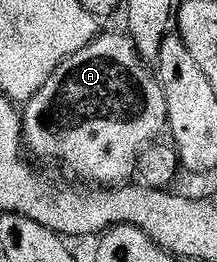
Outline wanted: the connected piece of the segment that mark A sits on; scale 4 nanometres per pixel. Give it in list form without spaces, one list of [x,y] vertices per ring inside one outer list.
[[[126,35],[103,36],[95,39],[77,54],[69,57],[45,82],[37,94],[22,109],[22,143],[39,160],[56,160],[72,168],[91,186],[123,186],[136,175],[139,160],[148,148],[156,143],[167,128],[167,103],[163,89],[154,75],[142,68],[135,45]]]

